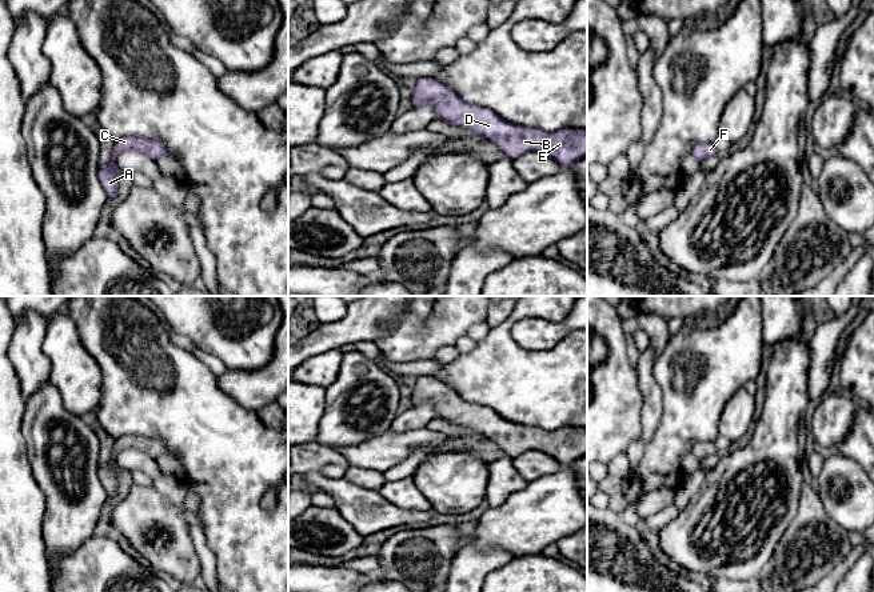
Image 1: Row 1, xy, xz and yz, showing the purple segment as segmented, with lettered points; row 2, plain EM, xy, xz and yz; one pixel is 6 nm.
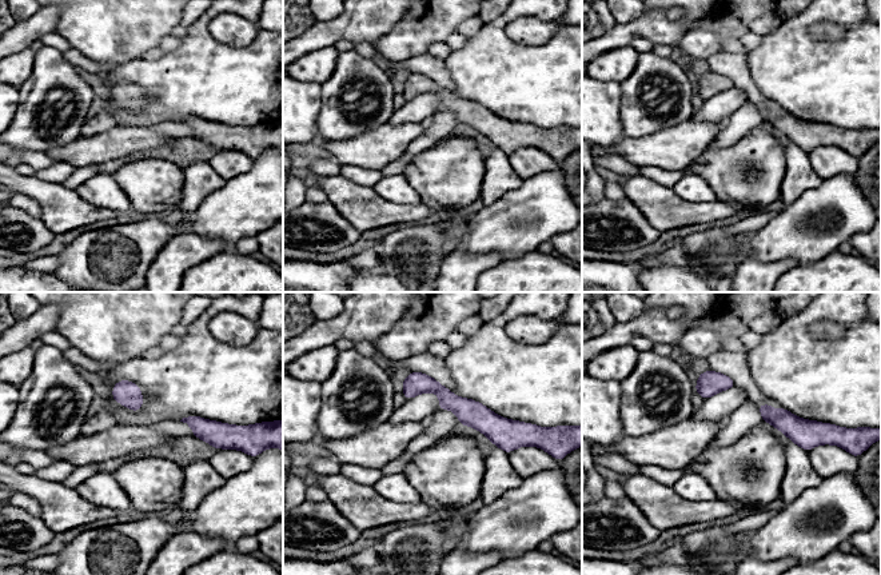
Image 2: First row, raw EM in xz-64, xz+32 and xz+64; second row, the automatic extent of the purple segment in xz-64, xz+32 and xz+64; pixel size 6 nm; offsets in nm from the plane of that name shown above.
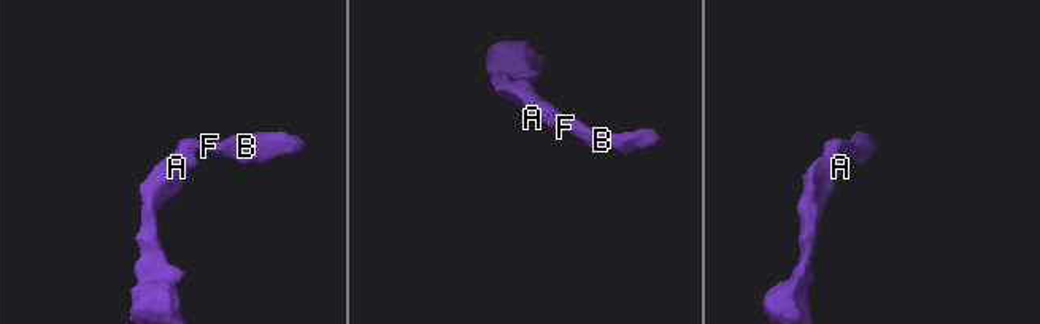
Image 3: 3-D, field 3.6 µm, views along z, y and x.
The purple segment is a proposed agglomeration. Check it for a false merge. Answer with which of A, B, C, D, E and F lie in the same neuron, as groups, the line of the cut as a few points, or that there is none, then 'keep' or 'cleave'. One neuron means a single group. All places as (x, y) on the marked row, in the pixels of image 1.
A B C D E F; no cut; keep

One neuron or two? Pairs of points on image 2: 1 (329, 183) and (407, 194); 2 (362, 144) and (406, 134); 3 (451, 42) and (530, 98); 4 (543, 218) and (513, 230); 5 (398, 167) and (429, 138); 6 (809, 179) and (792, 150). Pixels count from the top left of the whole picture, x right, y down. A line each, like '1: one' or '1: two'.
1: two
2: one
3: two
4: one
5: one
6: one

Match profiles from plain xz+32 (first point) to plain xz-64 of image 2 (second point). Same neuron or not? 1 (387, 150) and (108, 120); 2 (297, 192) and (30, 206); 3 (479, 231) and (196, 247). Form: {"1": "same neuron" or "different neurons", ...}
{"1": "different neurons", "2": "same neuron", "3": "different neurons"}

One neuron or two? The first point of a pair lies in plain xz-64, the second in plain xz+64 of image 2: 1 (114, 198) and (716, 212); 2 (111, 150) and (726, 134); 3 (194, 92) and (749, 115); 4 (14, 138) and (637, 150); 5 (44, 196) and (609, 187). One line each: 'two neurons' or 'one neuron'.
1: two neurons
2: two neurons
3: two neurons
4: two neurons
5: two neurons

